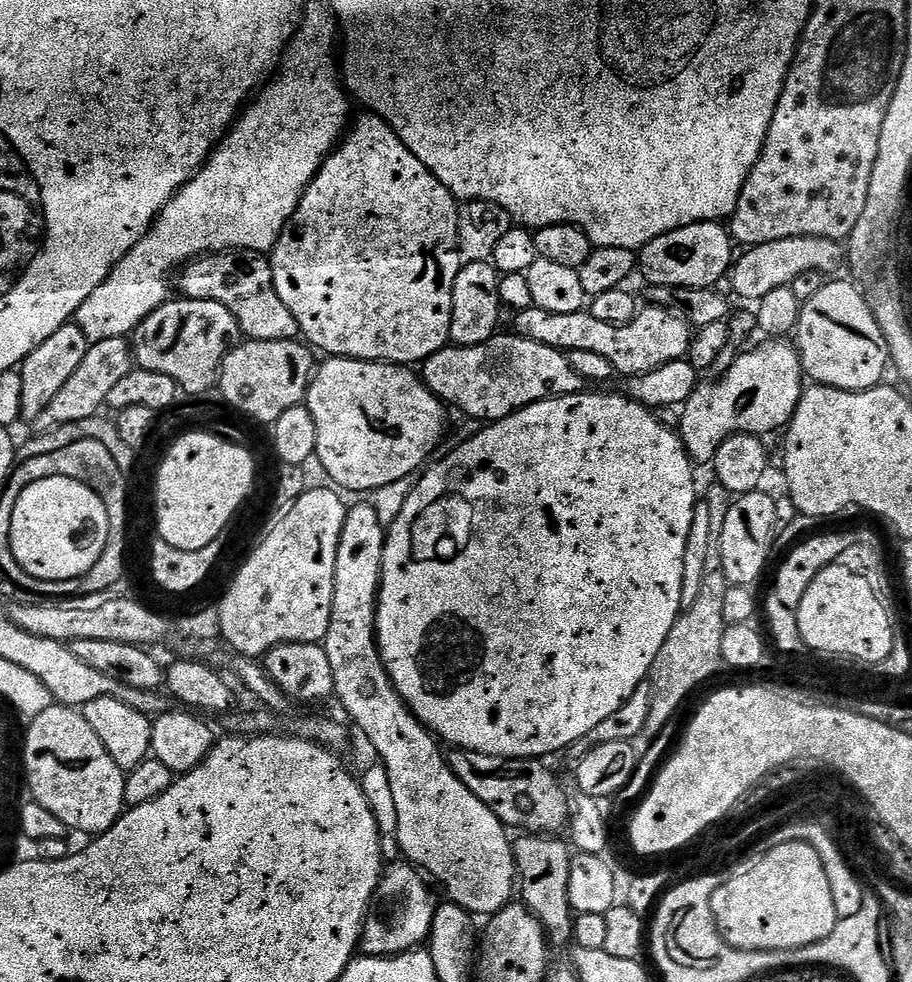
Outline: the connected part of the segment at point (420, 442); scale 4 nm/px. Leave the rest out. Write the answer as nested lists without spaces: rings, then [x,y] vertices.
[[[333,356],[315,369],[308,385],[306,407],[314,418],[316,455],[324,472],[337,489],[348,492],[373,494],[390,482],[420,472],[429,463],[428,455],[440,444],[444,436],[446,405],[439,400],[411,367],[386,364],[375,360],[347,360]]]

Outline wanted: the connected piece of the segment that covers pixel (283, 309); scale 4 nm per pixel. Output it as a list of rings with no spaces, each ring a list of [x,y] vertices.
[[[239,250],[213,252],[183,265],[179,276],[178,292],[180,288],[183,299],[222,302],[222,306],[234,314],[236,325],[249,340],[282,342],[300,336],[298,318],[290,314],[286,302],[282,302],[278,290],[274,290],[272,261],[267,255]]]

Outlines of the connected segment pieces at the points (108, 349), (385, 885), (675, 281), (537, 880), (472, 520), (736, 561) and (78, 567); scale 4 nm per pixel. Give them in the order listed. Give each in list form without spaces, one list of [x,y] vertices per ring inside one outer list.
[[[125,337],[105,338],[97,344],[89,344],[86,356],[79,363],[74,374],[70,375],[70,380],[51,399],[46,410],[39,414],[34,423],[35,431],[45,432],[66,422],[82,422],[82,418],[97,415],[107,405],[110,389],[121,378],[126,378],[126,374],[130,374],[133,367],[132,345]]]
[[[399,863],[393,868],[391,865],[380,878],[380,890],[374,901],[374,911],[365,920],[364,932],[360,936],[363,955],[398,956],[401,952],[419,949],[429,939],[438,905],[437,898],[432,897],[433,885],[413,865]]]
[[[720,222],[691,224],[654,238],[638,252],[638,272],[657,288],[710,288],[729,275],[734,263],[734,241],[729,229]]]
[[[520,834],[515,837],[518,892],[523,903],[540,920],[551,943],[564,944],[572,940],[574,913],[570,902],[570,866],[574,855],[567,839],[556,834]]]
[[[591,390],[576,392],[572,396],[559,396],[553,400],[534,402],[506,418],[491,421],[481,428],[484,429],[477,436],[462,441],[449,456],[442,457],[436,465],[433,463],[420,472],[420,481],[410,491],[402,512],[392,524],[387,525],[380,584],[388,584],[388,592],[380,592],[380,599],[376,602],[376,644],[380,648],[380,657],[390,674],[392,684],[401,698],[408,703],[408,709],[445,745],[452,744],[448,746],[453,749],[465,748],[467,752],[501,756],[503,760],[549,758],[548,756],[554,755],[555,752],[563,753],[571,744],[578,742],[582,734],[590,734],[594,726],[599,726],[607,716],[614,714],[614,710],[618,710],[622,702],[629,700],[649,679],[658,650],[662,650],[662,642],[666,642],[674,622],[682,611],[680,603],[682,602],[682,573],[686,571],[686,542],[690,542],[690,526],[694,526],[694,510],[698,503],[695,472],[697,469],[694,467],[693,460],[689,458],[688,451],[684,449],[683,442],[680,441],[679,431],[658,422],[653,409],[638,403],[627,394],[607,396],[604,392],[591,392]]]
[[[764,490],[747,492],[745,496],[733,499],[723,523],[720,538],[722,570],[729,585],[755,585],[755,580],[764,572],[768,564],[768,555],[774,552],[774,537],[778,531],[776,524],[776,500],[767,496]]]
[[[68,477],[46,478],[22,490],[10,525],[14,558],[40,580],[77,580],[87,574],[106,550],[108,520],[102,497]]]

